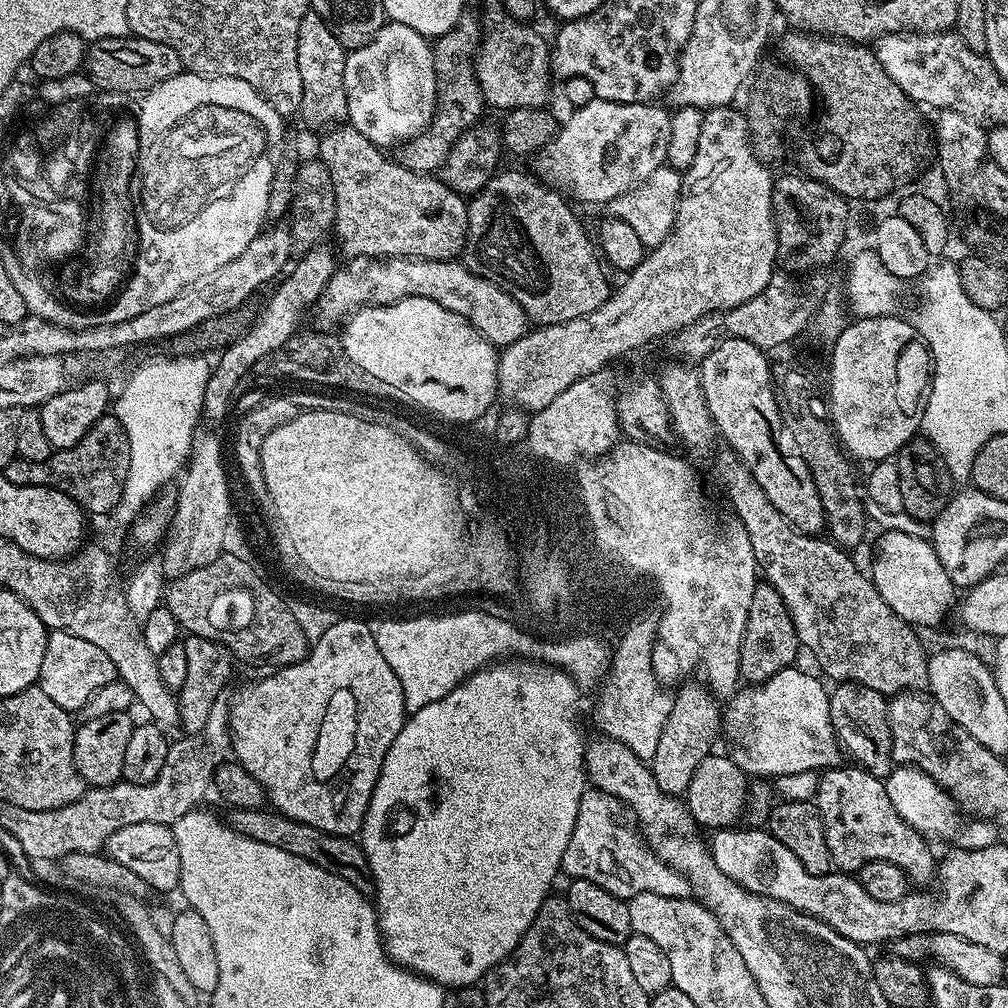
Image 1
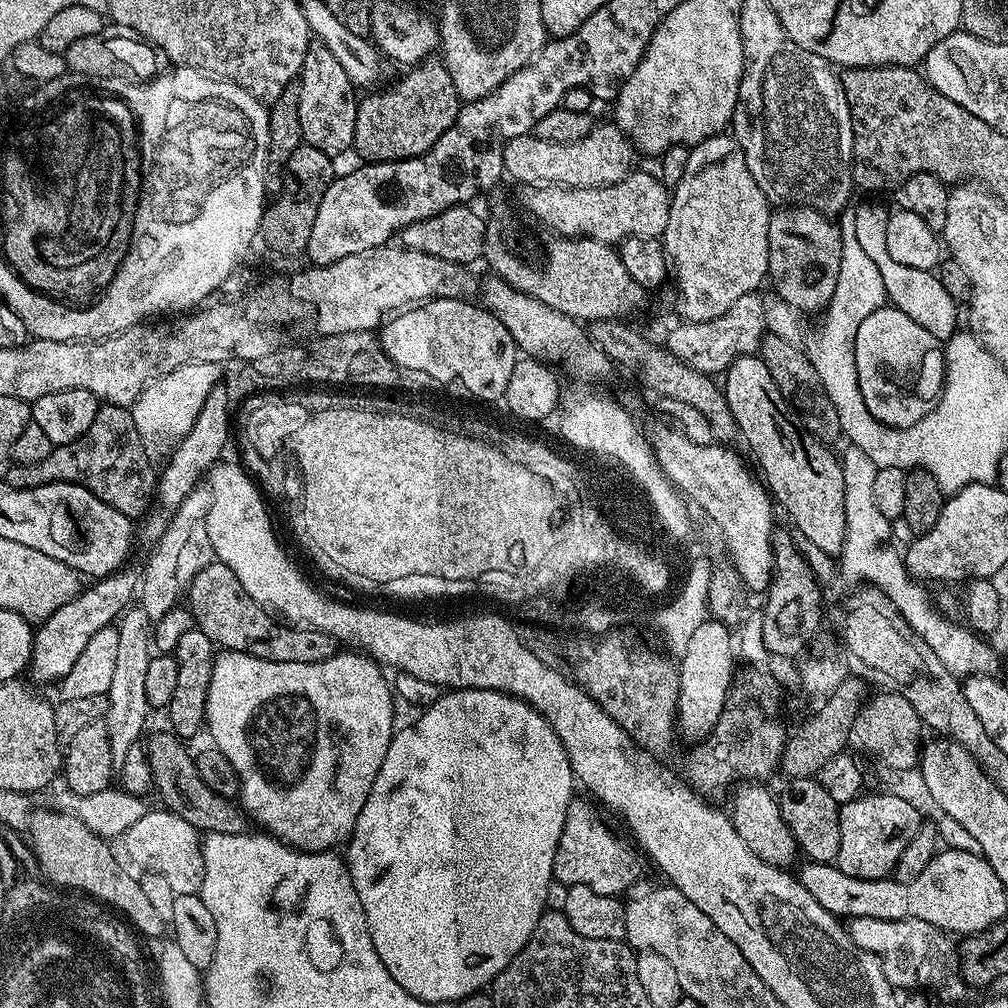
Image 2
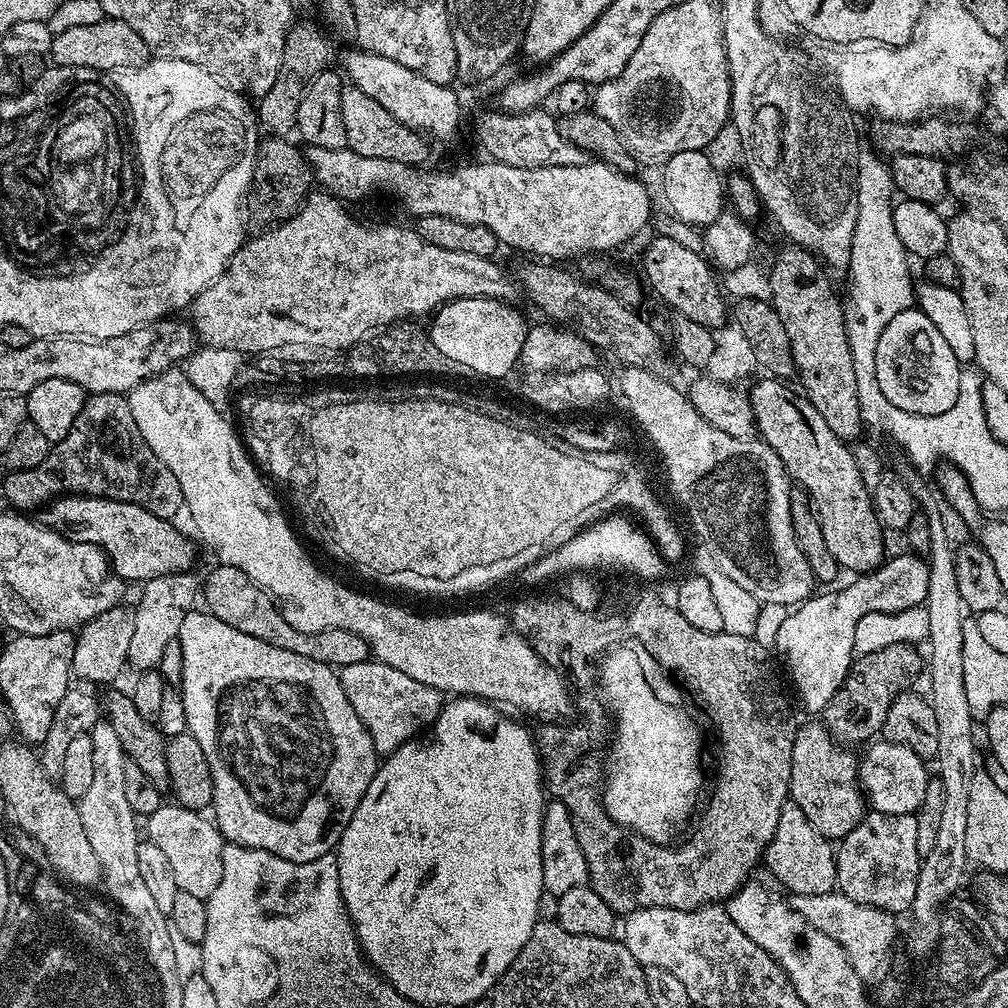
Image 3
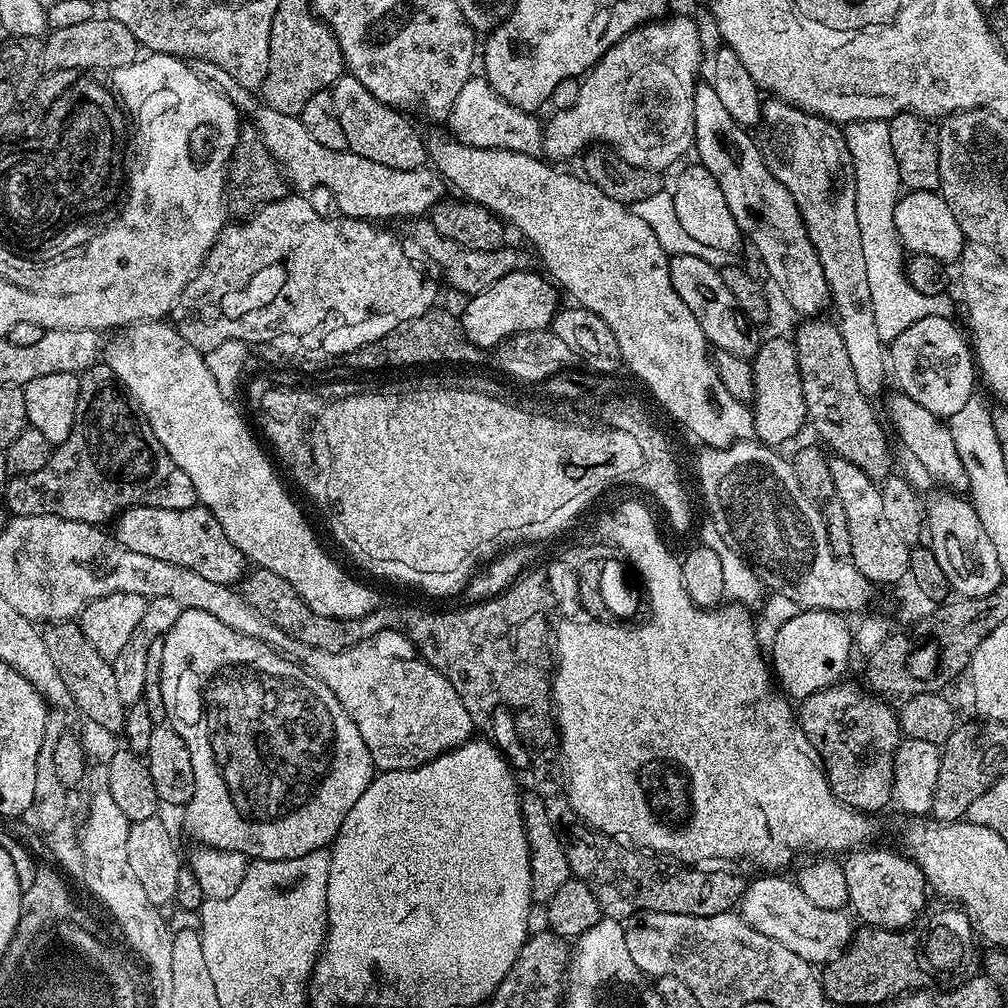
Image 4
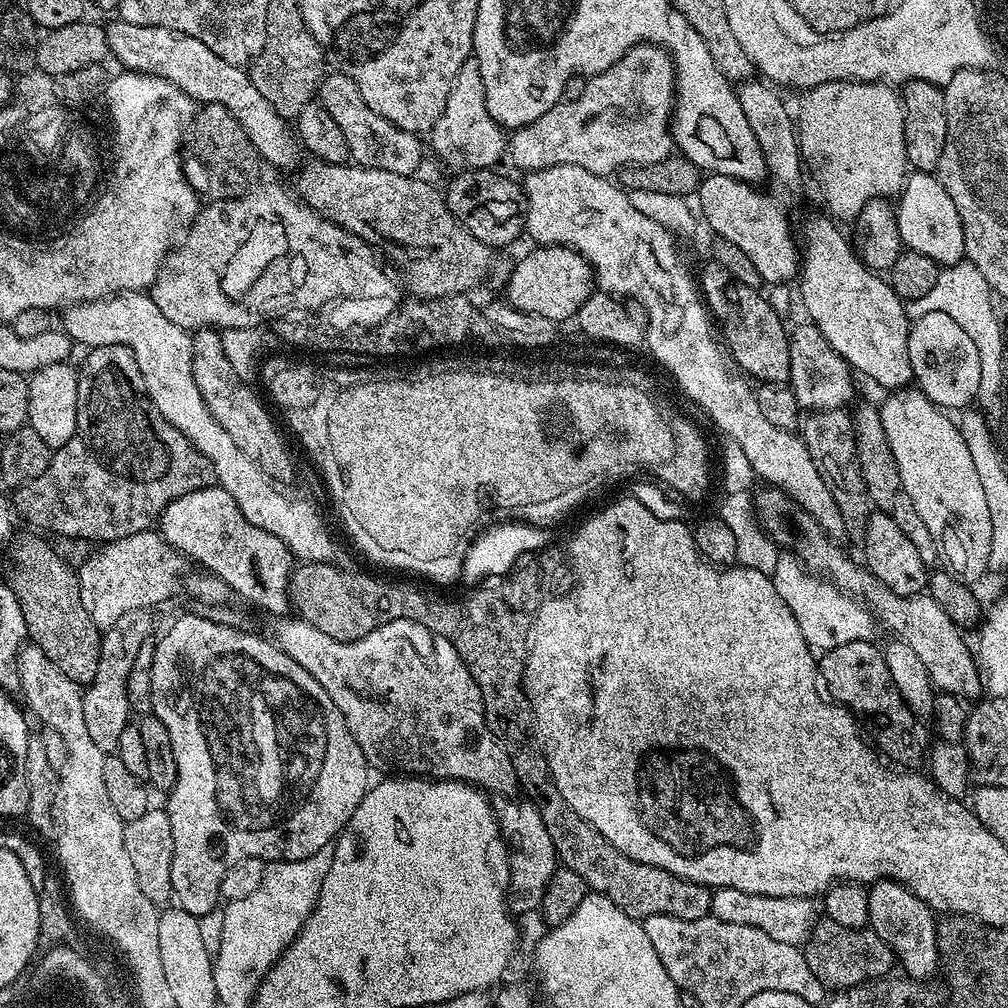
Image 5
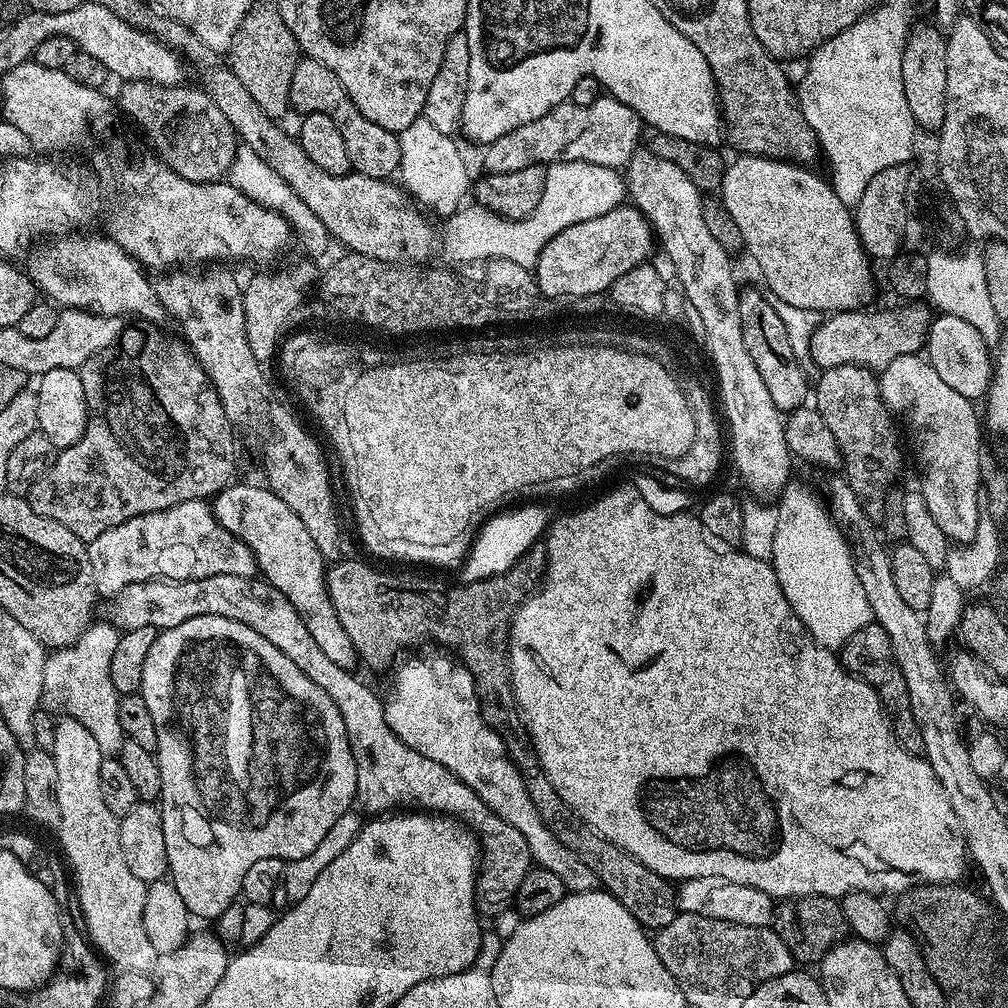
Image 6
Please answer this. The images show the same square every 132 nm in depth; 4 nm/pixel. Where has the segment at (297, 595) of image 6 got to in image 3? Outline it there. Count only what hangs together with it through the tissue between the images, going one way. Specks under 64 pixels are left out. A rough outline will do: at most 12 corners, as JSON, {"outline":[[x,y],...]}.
{"outline":[[65,494],[47,528],[125,582],[189,571],[196,548],[142,506]]}

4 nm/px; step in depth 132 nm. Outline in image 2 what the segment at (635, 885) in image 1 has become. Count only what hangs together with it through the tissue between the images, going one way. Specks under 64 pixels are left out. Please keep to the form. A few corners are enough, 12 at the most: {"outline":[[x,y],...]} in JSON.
{"outline":[[573,798],[552,875],[619,897],[641,857]]}

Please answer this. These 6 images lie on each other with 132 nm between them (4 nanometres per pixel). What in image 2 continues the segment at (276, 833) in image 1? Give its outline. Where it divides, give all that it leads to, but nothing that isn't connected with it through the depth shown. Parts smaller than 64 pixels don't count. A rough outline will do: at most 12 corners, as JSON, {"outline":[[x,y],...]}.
{"outline":[[147,737],[152,786],[200,834],[249,831],[245,813],[212,792],[189,745]]}

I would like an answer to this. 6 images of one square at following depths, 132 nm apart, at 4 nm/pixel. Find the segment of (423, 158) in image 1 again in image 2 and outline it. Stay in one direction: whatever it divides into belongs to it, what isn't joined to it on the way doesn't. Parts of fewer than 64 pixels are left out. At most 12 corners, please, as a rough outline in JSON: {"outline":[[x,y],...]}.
{"outline":[[443,59],[359,101],[364,162],[426,154],[462,101]]}

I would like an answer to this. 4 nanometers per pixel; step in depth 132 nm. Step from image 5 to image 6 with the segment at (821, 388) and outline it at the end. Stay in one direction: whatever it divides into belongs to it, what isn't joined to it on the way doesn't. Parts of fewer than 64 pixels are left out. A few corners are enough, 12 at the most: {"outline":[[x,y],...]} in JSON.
{"outline":[[831,313],[812,332],[817,369],[883,370],[925,347],[933,313]]}

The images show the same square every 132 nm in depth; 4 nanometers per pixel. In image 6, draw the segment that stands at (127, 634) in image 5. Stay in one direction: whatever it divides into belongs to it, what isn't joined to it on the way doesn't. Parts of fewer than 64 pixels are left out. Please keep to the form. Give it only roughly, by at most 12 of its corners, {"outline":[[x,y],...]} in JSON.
{"outline":[[91,623],[64,655],[67,703],[105,757],[126,739],[112,659],[121,629]]}

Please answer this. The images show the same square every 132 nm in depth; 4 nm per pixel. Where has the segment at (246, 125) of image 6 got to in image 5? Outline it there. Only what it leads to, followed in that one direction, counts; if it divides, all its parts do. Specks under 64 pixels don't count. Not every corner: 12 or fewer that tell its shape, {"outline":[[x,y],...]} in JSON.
{"outline":[[313,159],[295,195],[403,264],[466,262],[468,294],[493,249],[419,175]]}

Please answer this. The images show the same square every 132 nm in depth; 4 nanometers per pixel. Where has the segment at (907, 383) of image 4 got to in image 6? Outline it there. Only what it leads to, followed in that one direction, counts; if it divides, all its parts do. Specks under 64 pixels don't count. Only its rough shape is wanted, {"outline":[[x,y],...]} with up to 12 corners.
{"outline":[[937,315],[926,341],[932,369],[979,401],[994,356],[957,316]]}

